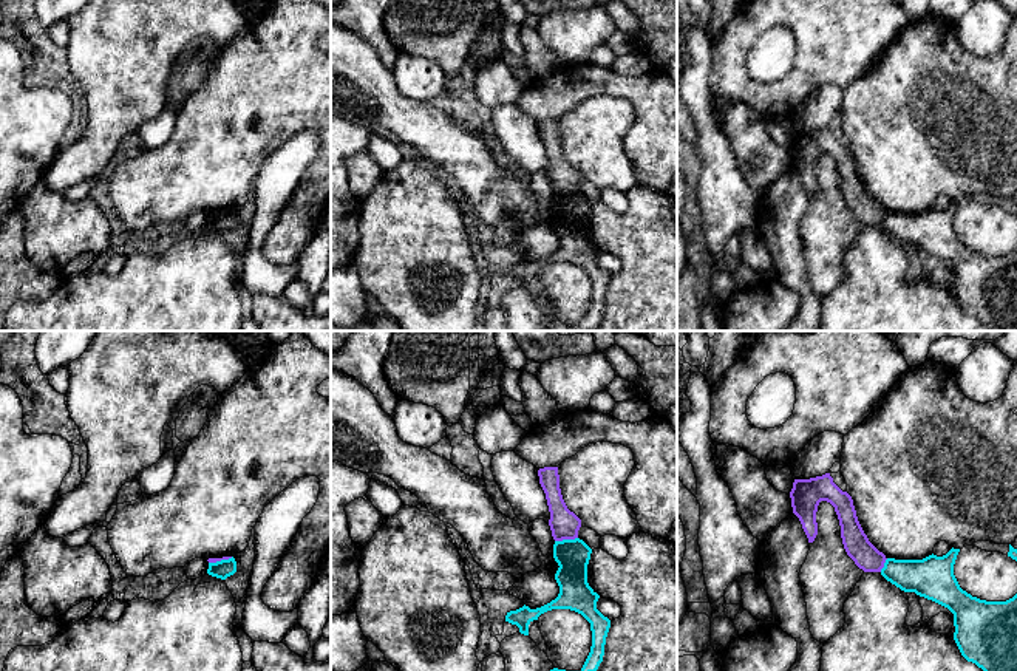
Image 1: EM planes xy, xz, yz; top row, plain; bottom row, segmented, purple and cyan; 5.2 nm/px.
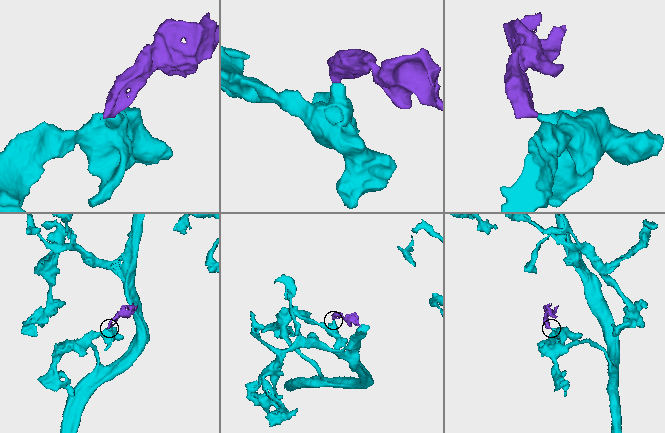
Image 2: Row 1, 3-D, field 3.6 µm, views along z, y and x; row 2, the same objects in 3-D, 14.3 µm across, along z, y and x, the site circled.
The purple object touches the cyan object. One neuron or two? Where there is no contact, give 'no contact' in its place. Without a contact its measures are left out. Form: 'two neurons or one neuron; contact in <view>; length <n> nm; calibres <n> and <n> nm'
two neurons; contact in xz; length 120 nm; calibres 160 and 180 nm

